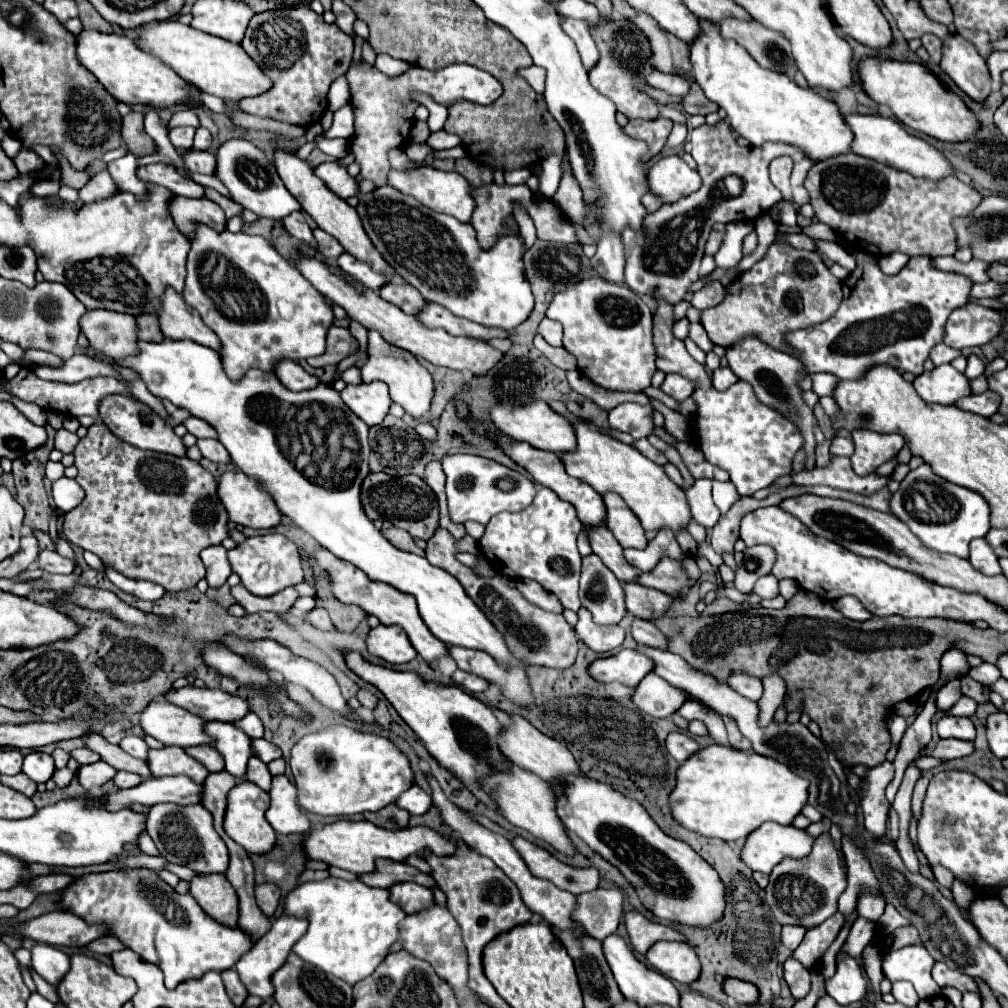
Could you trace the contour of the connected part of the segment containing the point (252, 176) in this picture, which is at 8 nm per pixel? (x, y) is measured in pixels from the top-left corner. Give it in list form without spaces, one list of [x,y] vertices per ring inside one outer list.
[[[231,138],[219,144],[215,156],[217,156],[217,168],[213,176],[225,184],[231,198],[243,208],[255,212],[257,216],[273,218],[273,220],[283,220],[289,212],[301,210],[299,202],[289,194],[289,190],[277,176],[275,164],[269,162],[265,152],[259,150],[253,142],[243,140],[243,138]]]

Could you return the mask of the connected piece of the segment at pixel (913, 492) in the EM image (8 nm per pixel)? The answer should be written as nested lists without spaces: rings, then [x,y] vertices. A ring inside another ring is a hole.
[[[925,462],[899,482],[899,490],[889,498],[889,508],[909,526],[909,530],[923,542],[923,546],[959,558],[967,558],[969,542],[973,538],[983,538],[991,528],[989,504],[985,504],[985,498],[973,490],[943,480]]]

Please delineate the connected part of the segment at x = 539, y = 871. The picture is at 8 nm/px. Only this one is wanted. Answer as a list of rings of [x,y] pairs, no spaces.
[[[515,836],[511,844],[519,852],[519,856],[523,858],[523,862],[527,864],[533,876],[551,880],[557,888],[563,888],[571,894],[583,894],[599,886],[599,872],[595,868],[567,866],[557,858],[553,858],[547,850],[531,844],[521,836]]]

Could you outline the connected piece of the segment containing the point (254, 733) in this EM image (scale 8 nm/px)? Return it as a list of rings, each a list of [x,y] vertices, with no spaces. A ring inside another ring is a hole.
[[[247,712],[247,716],[243,716],[241,720],[237,720],[233,724],[237,728],[241,728],[249,738],[261,738],[263,736],[263,724],[261,724],[261,720],[253,712]]]

